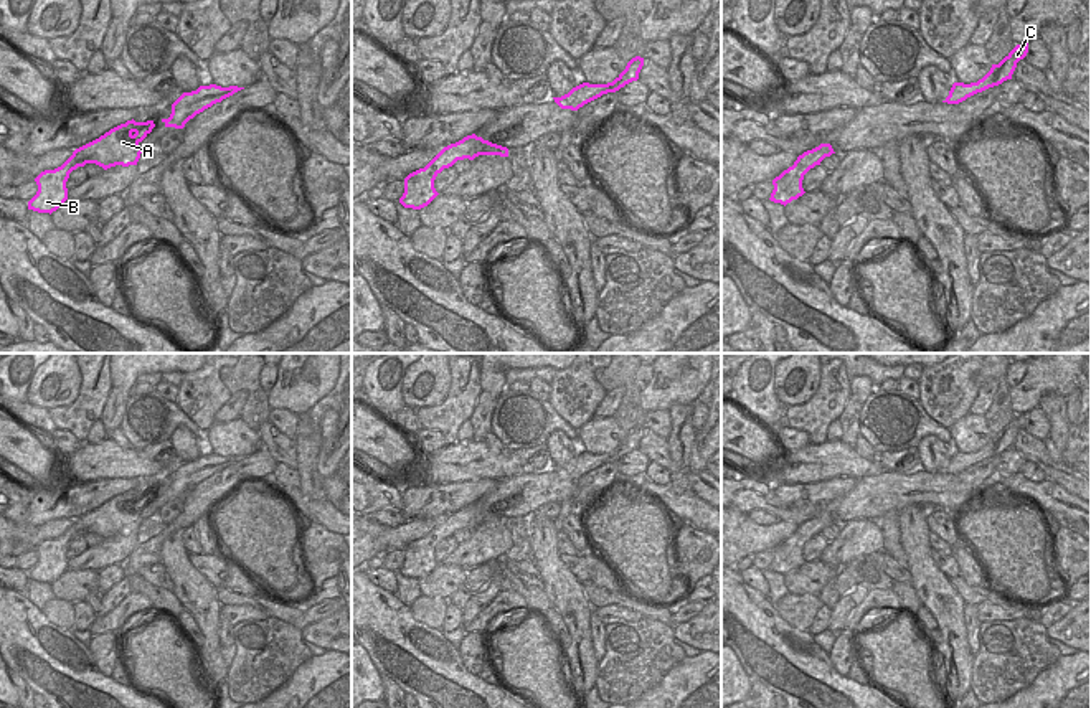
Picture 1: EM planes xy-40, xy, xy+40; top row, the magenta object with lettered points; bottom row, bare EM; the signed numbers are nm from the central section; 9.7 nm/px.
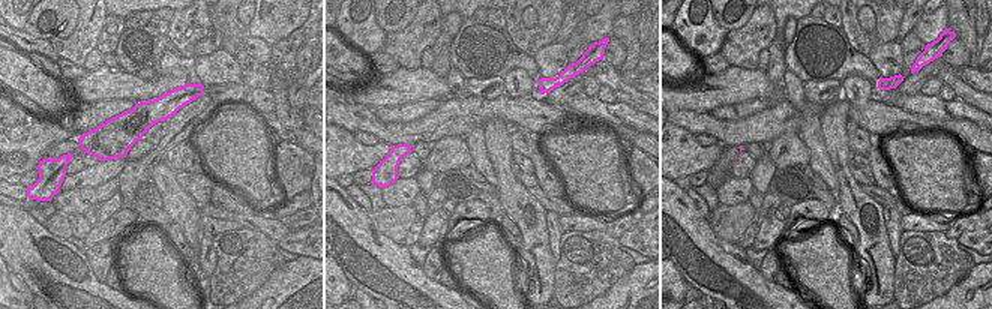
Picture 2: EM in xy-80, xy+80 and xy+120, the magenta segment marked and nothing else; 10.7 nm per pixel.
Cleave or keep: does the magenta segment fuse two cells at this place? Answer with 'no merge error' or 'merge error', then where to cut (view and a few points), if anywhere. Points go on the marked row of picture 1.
no merge error | no cut

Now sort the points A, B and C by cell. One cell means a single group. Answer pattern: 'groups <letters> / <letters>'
groups A B C

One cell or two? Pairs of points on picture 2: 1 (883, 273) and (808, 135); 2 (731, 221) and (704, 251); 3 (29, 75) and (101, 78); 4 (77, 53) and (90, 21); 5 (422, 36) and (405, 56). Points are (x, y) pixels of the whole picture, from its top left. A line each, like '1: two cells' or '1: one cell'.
1: two cells
2: two cells
3: two cells
4: one cell
5: one cell

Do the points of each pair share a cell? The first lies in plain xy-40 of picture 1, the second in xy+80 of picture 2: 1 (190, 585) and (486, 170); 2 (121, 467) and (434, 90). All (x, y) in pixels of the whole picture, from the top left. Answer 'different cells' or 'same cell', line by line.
1: different cells
2: same cell

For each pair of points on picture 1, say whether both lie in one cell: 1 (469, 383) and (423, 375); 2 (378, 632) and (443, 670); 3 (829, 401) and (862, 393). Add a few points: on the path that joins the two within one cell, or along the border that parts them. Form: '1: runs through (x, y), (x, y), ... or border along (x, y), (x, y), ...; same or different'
1: border along (449, 370), (448, 396), (439, 405), (423, 408); different
2: runs through (395, 641), (426, 665); same
3: border along (849, 380), (852, 393); different

